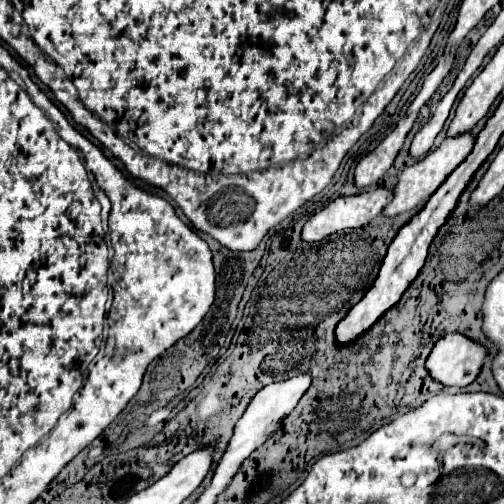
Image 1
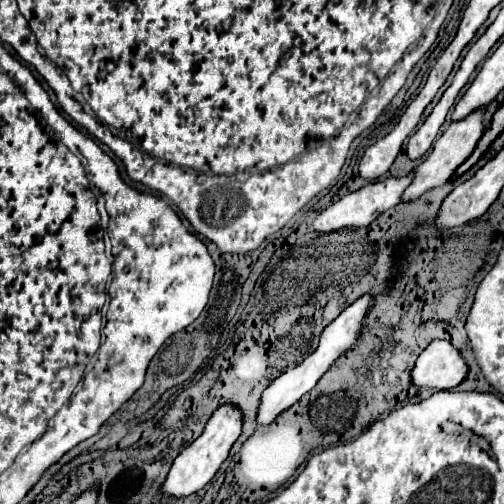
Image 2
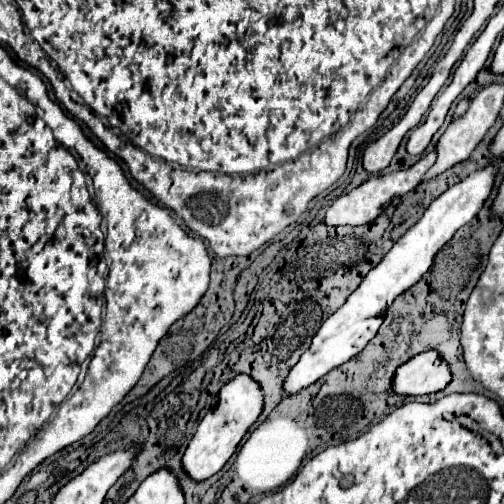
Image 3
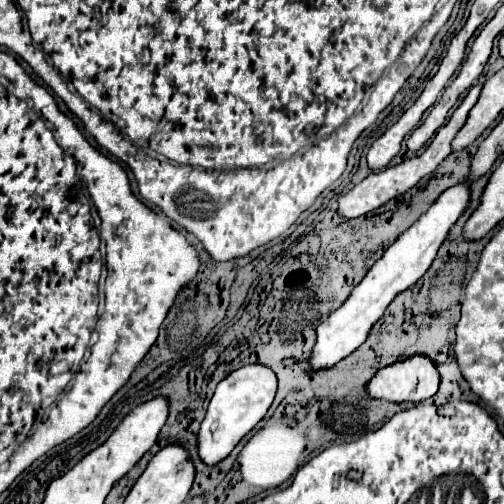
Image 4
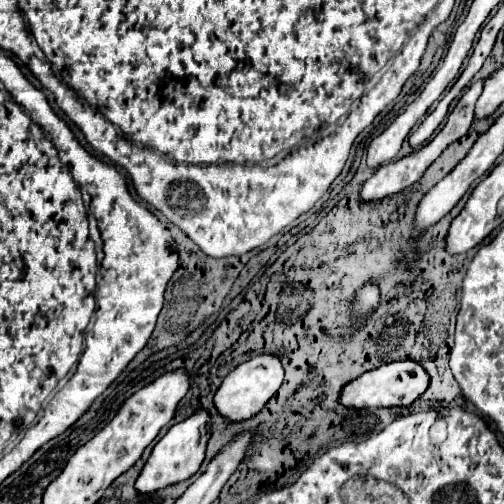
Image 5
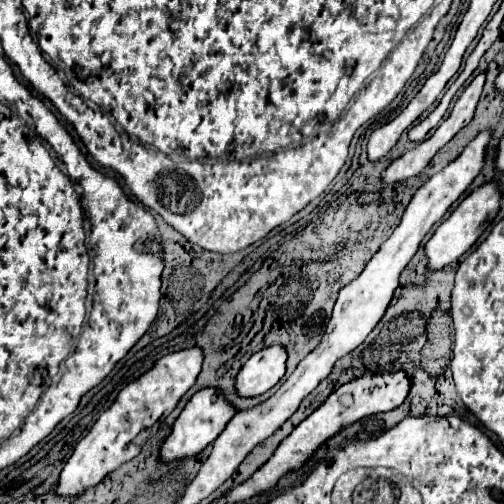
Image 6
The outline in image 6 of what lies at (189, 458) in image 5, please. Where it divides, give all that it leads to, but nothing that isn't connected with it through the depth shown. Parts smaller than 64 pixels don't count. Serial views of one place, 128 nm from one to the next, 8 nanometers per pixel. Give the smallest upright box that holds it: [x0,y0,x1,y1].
[160,388,234,464]

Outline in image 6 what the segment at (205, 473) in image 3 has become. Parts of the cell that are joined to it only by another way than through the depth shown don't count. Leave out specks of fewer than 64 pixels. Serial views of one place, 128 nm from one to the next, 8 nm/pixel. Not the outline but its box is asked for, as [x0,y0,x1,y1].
[236,346,286,398]

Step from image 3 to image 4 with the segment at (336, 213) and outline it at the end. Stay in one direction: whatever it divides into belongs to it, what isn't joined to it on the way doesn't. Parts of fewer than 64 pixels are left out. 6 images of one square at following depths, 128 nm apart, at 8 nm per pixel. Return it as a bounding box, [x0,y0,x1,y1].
[338,84,482,218]

